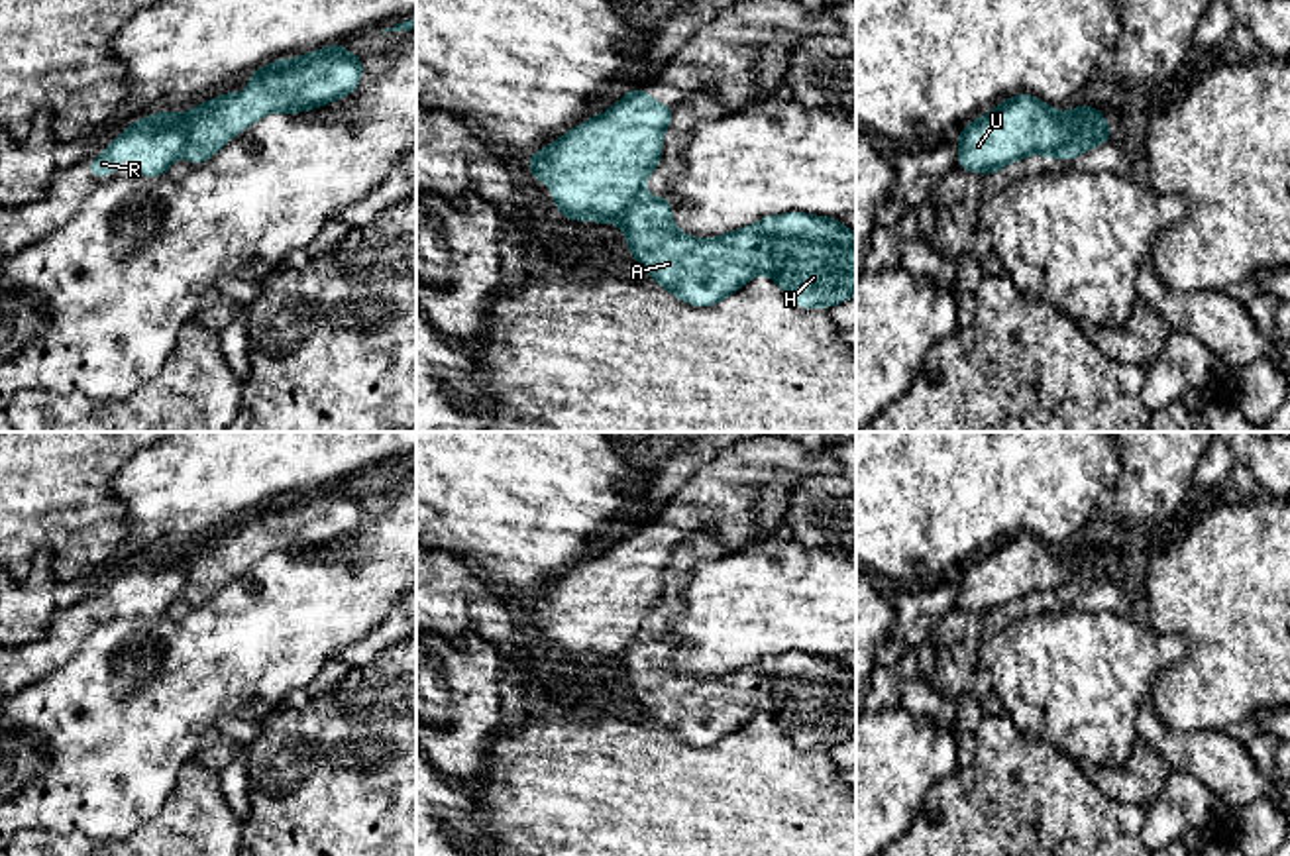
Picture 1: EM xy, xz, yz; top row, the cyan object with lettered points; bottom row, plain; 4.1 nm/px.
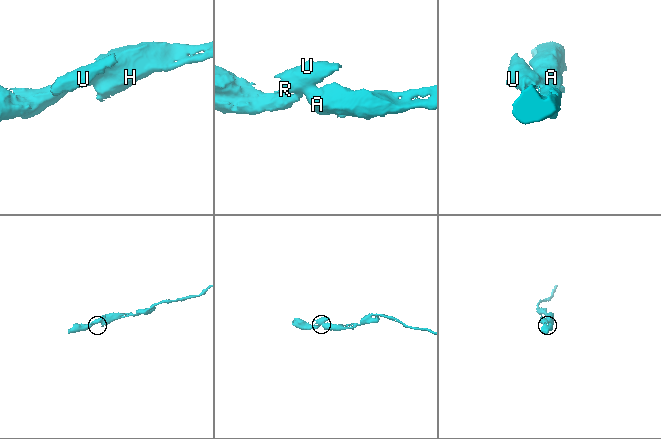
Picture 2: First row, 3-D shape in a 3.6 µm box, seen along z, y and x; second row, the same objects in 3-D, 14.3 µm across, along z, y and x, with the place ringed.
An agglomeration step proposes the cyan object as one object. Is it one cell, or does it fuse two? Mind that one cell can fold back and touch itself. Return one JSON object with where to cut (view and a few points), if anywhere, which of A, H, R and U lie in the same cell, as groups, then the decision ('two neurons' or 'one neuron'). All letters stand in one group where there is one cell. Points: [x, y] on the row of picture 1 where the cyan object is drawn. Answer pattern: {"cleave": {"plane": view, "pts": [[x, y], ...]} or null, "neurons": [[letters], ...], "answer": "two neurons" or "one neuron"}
{"cleave": {"plane": "yz", "pts": [[1067, 114], [1067, 148], [1061, 156]]}, "neurons": [["A", "H"], ["R", "U"]], "answer": "two neurons"}

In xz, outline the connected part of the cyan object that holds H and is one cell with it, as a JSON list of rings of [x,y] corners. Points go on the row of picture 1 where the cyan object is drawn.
[[[640,194],[626,206],[618,224],[626,234],[632,257],[644,271],[673,296],[693,306],[721,302],[758,273],[770,275],[799,308],[833,308],[856,293],[856,234],[838,218],[785,212],[764,216],[748,228],[713,240],[697,240],[675,228],[670,200]]]

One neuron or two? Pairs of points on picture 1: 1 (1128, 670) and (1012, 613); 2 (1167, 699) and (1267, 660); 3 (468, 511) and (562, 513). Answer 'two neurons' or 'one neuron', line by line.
1: two neurons
2: one neuron
3: one neuron

